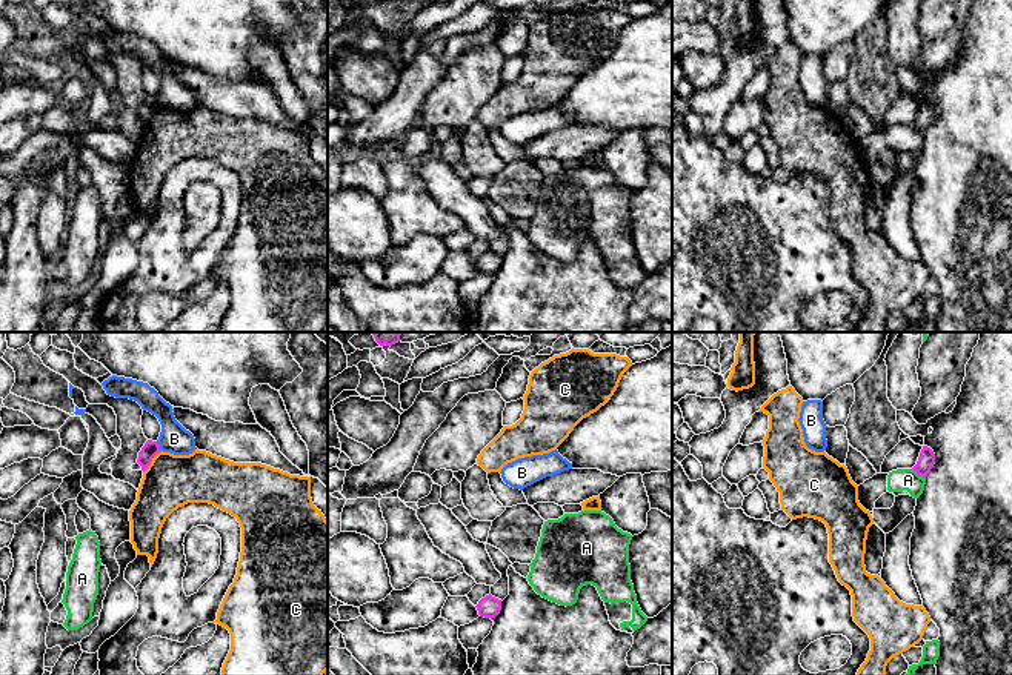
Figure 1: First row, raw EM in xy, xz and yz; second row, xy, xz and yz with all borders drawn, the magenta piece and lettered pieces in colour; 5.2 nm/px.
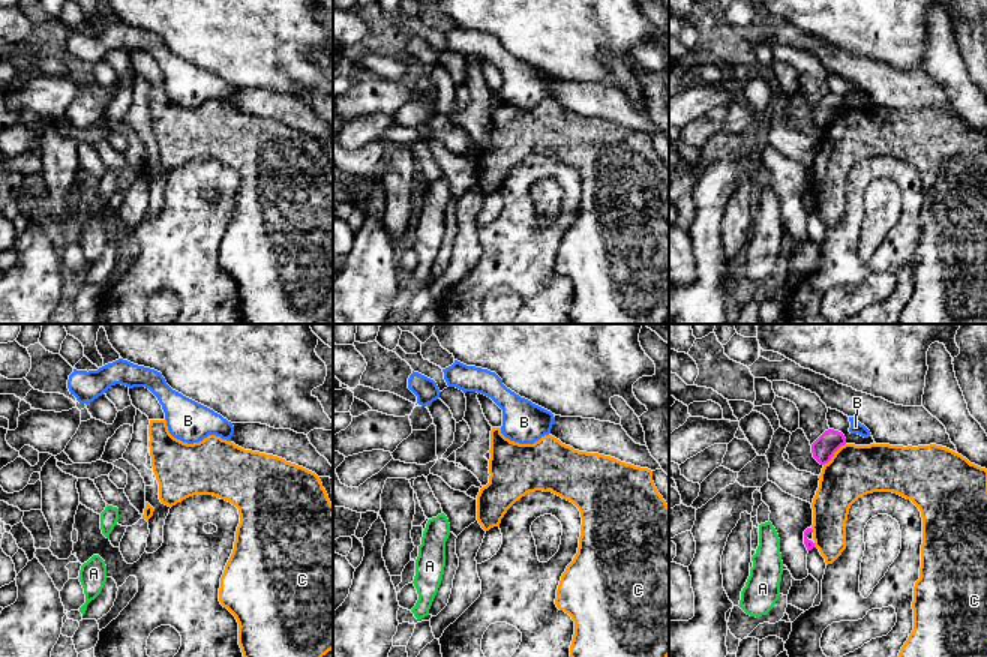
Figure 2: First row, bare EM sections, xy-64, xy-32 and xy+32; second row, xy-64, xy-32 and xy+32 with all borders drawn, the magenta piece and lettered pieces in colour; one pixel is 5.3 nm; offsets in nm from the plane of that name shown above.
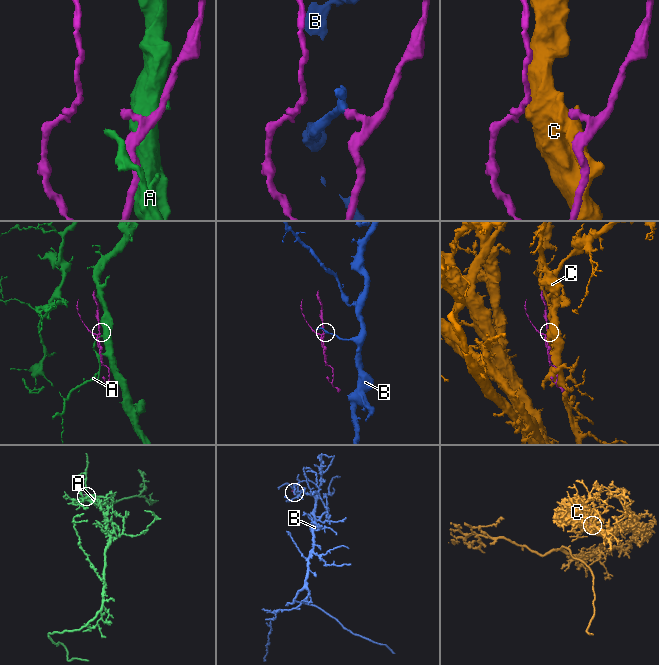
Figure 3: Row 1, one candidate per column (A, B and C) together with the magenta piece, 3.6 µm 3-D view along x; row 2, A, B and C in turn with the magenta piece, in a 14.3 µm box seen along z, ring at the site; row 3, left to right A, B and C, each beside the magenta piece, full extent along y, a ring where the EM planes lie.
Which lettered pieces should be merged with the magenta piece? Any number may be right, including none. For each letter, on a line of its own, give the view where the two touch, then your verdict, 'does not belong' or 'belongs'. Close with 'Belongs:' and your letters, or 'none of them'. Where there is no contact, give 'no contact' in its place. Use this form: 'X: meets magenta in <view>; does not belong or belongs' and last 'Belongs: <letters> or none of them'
A: meets magenta in yz; does not belong
B: meets magenta in xy; does not belong
C: meets magenta in xy; does not belong
Belongs: none of them

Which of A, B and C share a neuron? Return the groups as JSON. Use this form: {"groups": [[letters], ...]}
{"groups": [["A"], ["B"], ["C"]]}

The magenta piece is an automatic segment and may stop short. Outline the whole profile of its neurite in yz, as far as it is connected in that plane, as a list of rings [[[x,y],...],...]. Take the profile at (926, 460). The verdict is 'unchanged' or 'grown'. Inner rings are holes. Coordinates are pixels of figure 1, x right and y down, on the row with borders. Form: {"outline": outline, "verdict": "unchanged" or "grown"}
{"outline": [[[923,446],[917,464],[912,467],[920,477],[926,478],[935,464],[935,454],[930,447]]], "verdict": "unchanged"}

